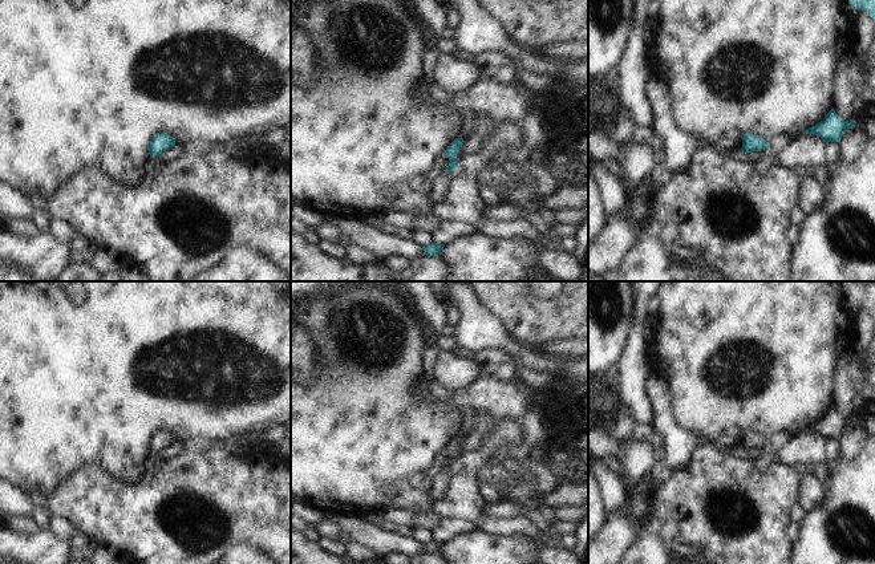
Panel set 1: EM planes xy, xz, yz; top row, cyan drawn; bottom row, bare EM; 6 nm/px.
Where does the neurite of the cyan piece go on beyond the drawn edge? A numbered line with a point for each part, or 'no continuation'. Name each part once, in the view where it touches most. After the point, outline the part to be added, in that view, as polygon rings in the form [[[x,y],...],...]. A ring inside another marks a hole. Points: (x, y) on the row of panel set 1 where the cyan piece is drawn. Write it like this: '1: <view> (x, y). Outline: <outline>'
no continuation

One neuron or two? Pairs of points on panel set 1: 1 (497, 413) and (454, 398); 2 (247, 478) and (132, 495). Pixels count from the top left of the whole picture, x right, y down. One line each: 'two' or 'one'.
1: one
2: one

